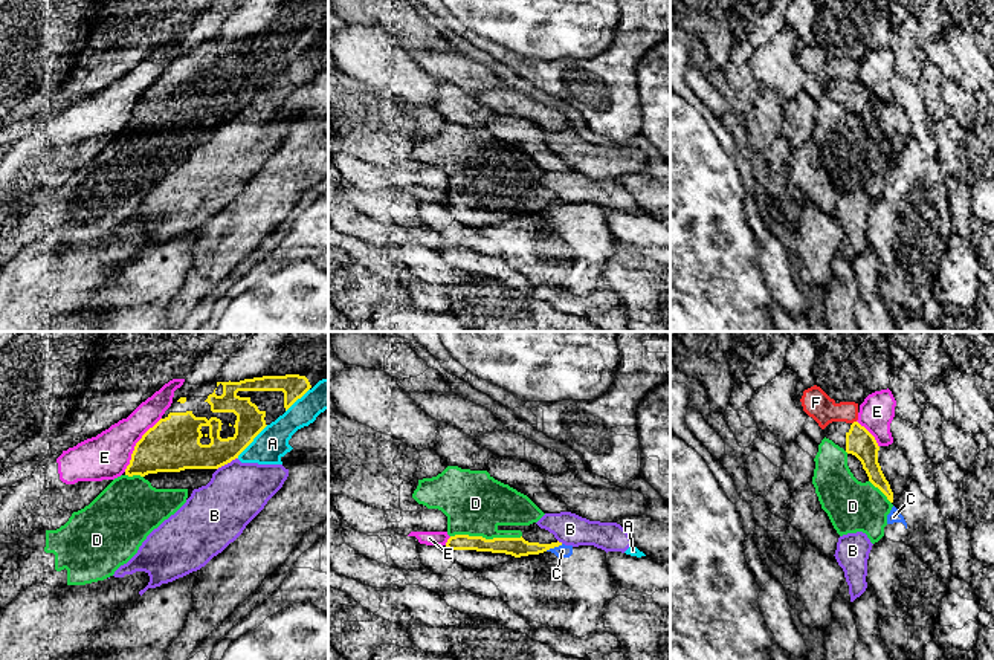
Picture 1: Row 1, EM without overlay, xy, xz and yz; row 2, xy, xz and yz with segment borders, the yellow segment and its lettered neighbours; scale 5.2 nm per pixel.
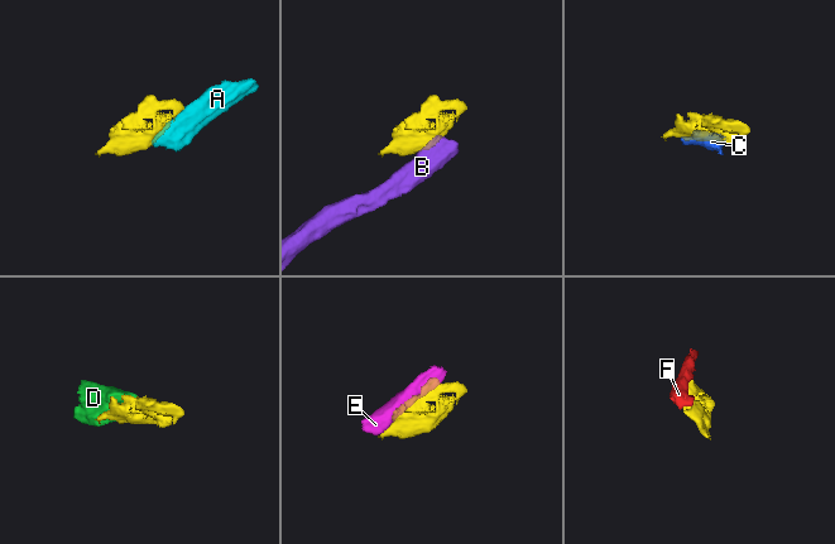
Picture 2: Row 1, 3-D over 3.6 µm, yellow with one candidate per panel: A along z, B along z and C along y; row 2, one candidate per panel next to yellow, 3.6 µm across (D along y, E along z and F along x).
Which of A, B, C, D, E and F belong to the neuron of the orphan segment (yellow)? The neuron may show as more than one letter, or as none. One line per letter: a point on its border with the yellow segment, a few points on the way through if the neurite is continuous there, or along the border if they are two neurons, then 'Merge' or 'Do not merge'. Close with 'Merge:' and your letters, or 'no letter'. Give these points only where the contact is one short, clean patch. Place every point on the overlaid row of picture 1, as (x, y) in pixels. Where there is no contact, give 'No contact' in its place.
A: Touches yellow at xy (252, 440). Do not merge
B: Touches yellow at xy (226, 463). Boundary: xy (237, 457), (217, 469). Do not merge
C: Touches yellow at xz (553, 547). Boundary: xz (562, 544), (545, 550). Do not merge
D: Touches yellow at xz (484, 538). Merge
E: Touches yellow at xy (136, 445). Do not merge
F: Touches yellow at yz (854, 422). Do not merge
Merge: D

